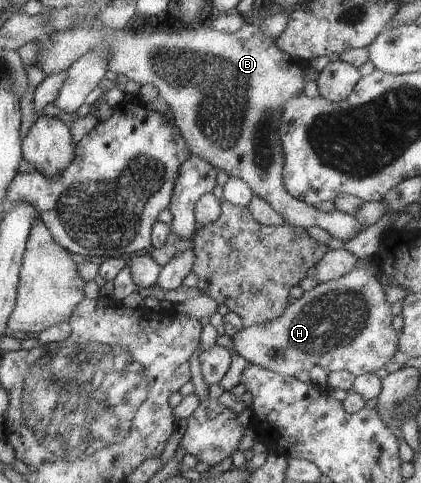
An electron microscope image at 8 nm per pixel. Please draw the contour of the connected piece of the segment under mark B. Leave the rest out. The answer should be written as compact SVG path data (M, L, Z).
M206 20L180 32L159 30L145 32L141 28L131 30L128 27L119 30L77 28L77 30L55 31L39 42L37 64L45 72L45 76L67 72L73 63L99 44L105 44L111 50L106 70L123 74L129 81L141 86L152 84L157 88L159 97L165 100L170 108L173 123L180 129L181 136L188 141L191 155L209 161L209 164L214 165L218 171L223 170L229 177L243 180L255 196L268 201L284 217L285 223L293 224L295 228L319 226L329 232L332 238L342 240L344 243L366 228L355 215L337 209L328 213L321 212L317 207L305 204L304 200L297 200L285 188L283 178L285 152L281 148L280 136L285 102L293 96L303 95L305 84L311 79L317 80L319 71L313 68L310 62L305 64L304 61L289 56L276 44L275 39L265 36L257 25L244 22L244 25L233 33L217 31L208 26Z

